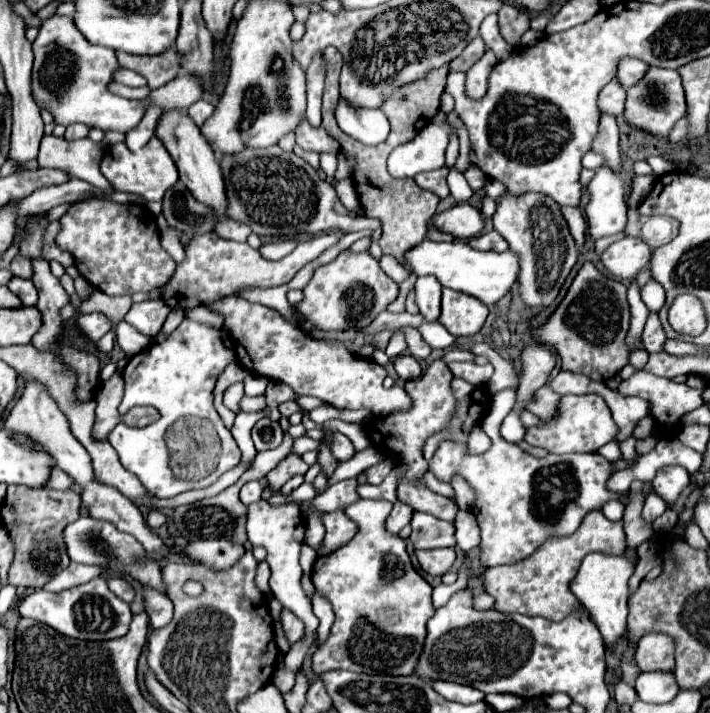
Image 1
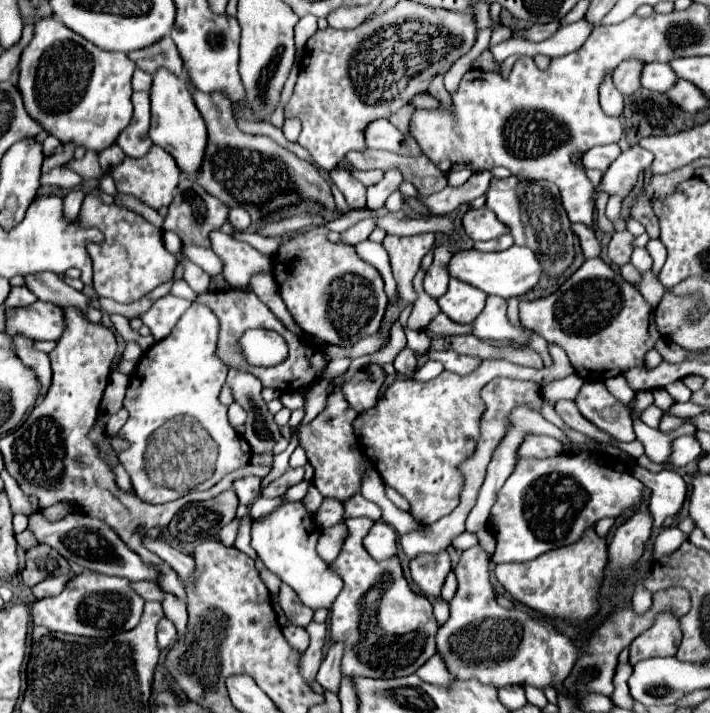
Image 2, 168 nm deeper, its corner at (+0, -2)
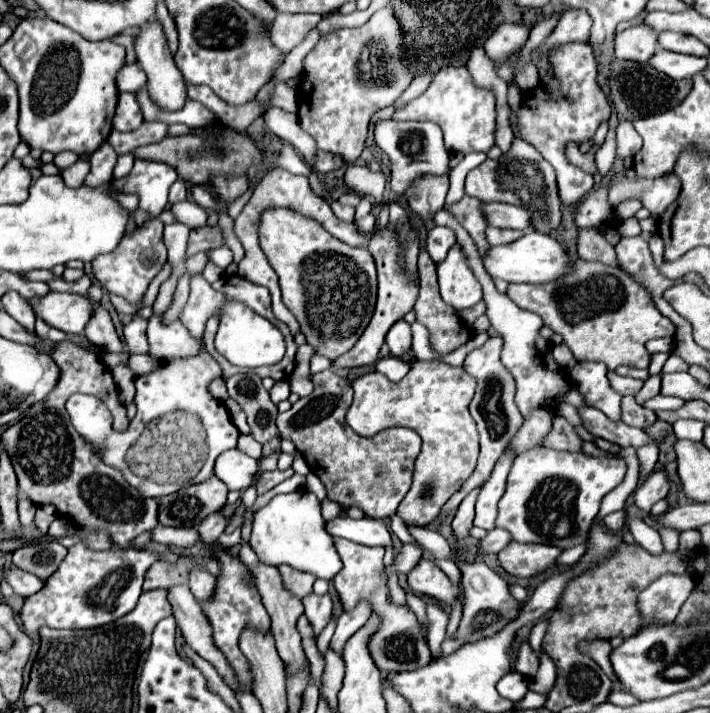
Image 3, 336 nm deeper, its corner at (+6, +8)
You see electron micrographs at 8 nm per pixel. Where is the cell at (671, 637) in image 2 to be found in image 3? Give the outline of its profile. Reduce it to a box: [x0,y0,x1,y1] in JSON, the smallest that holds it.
[640,574,694,626]

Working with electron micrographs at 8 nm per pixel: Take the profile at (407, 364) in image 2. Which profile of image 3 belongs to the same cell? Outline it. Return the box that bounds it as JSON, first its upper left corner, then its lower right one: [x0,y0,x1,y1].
[386,320,412,356]

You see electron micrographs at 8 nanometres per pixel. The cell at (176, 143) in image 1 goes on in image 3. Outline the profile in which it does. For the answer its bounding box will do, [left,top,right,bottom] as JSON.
[134,18,186,110]

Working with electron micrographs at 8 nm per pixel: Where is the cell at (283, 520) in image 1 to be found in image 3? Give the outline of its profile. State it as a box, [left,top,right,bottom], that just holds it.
[250,490,342,580]

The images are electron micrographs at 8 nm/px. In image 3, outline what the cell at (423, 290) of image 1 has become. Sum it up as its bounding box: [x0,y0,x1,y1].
[426,226,456,262]

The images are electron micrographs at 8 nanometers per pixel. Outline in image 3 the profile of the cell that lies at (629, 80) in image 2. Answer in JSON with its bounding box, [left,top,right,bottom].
[614,22,658,62]

